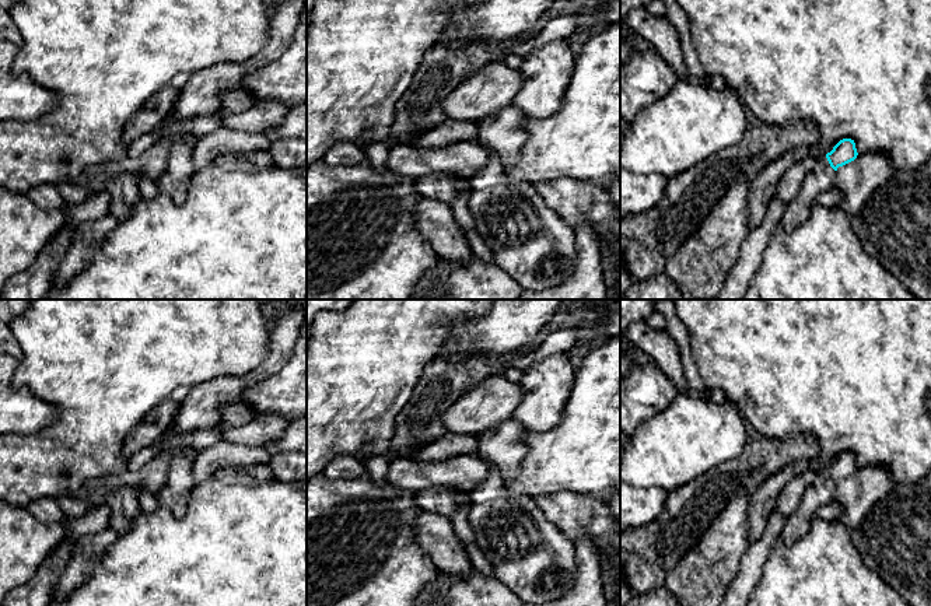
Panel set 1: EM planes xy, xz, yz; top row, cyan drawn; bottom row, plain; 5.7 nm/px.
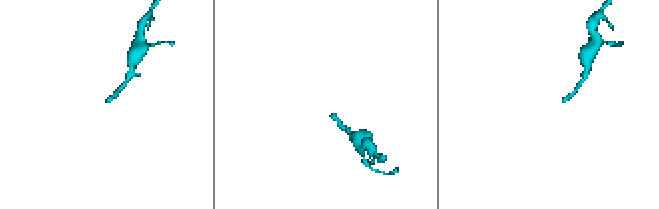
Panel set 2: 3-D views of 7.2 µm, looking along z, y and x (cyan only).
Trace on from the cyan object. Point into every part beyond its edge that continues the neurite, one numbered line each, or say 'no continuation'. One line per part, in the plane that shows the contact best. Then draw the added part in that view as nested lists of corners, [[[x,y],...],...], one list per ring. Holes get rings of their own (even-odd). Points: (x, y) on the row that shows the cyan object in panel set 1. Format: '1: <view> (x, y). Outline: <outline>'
1: yz (822, 177). Outline: [[[826,155],[815,160],[815,165],[805,176],[799,195],[787,204],[780,220],[780,225],[785,231],[792,231],[801,225],[811,214],[811,206],[816,196],[834,186],[836,171],[830,167]]]

